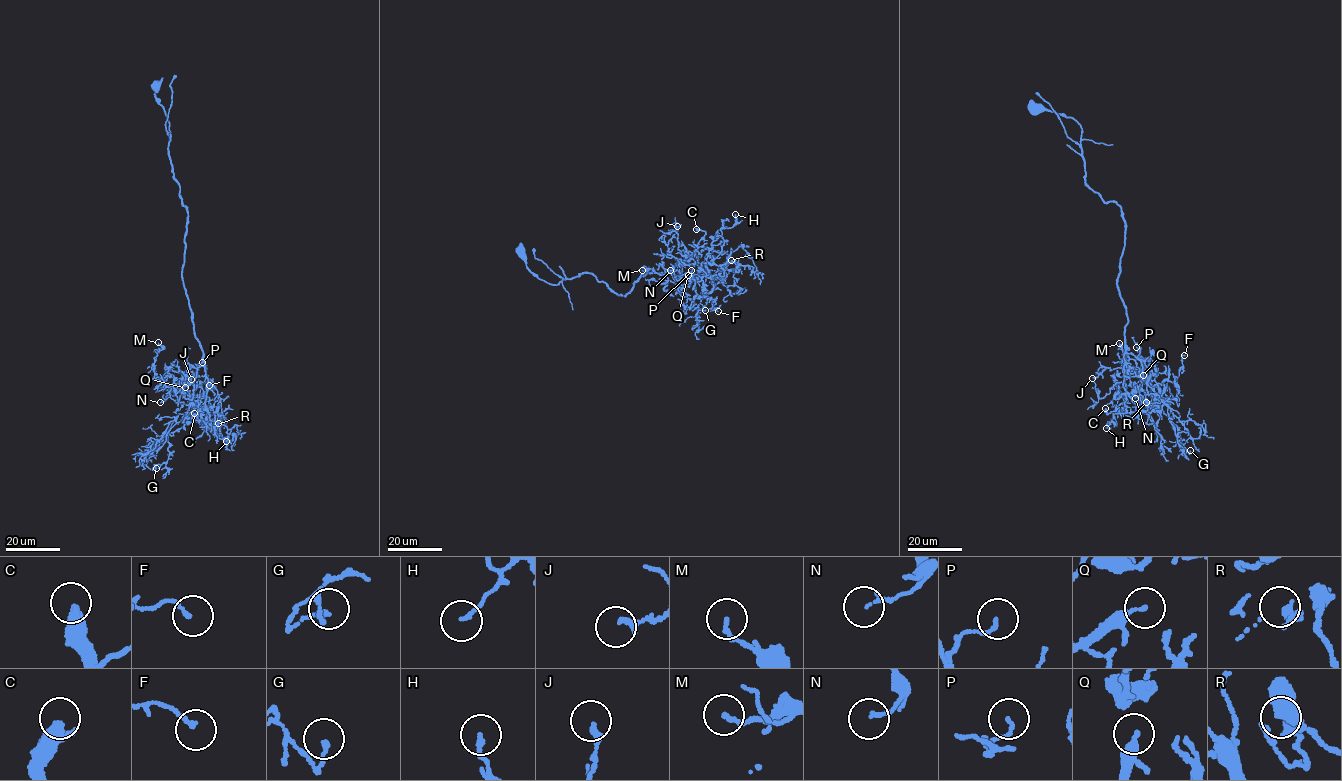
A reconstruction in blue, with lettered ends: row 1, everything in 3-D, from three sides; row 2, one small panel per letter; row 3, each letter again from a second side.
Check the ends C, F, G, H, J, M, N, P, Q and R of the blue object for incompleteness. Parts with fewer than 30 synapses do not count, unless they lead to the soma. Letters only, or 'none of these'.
none of these

